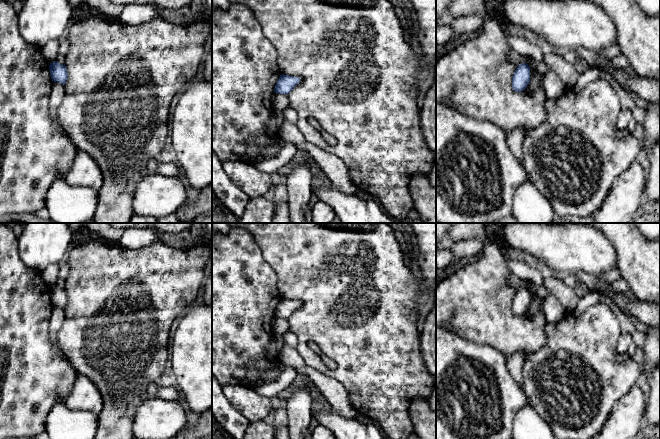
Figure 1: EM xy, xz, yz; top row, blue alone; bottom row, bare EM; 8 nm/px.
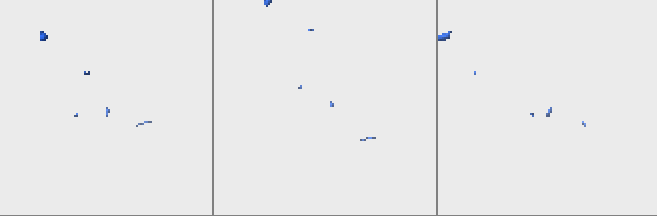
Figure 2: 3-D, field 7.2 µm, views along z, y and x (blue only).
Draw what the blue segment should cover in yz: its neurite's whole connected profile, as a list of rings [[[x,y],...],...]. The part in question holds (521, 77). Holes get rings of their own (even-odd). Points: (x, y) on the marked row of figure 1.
[[[526,63],[518,65],[512,77],[513,90],[516,92],[521,92],[524,89],[526,89],[529,82],[530,82],[530,67]]]

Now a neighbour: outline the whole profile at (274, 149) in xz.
[[[280,140],[277,143],[274,143],[272,145],[266,147],[263,151],[264,151],[265,156],[273,157],[280,153],[283,146],[284,146],[284,142]]]

